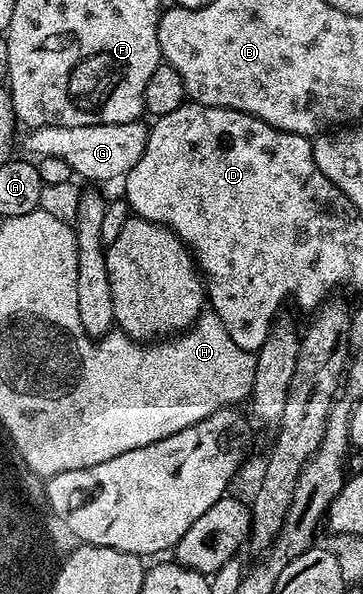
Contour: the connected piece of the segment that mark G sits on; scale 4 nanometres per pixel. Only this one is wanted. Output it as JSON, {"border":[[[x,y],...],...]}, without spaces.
{"border":[[[138,120],[128,122],[127,124],[95,124],[94,126],[39,126],[28,131],[29,134],[29,150],[38,159],[42,158],[62,158],[70,168],[74,175],[90,178],[90,183],[101,184],[97,182],[109,182],[112,178],[117,180],[124,179],[126,174],[131,172],[131,168],[135,168],[135,164],[139,164],[139,156],[143,156],[143,152],[147,148],[147,140],[149,139],[149,126],[144,121]]]}

